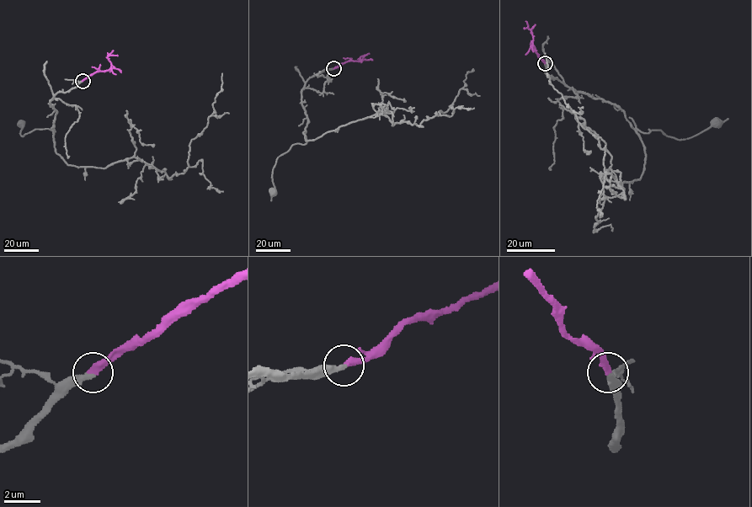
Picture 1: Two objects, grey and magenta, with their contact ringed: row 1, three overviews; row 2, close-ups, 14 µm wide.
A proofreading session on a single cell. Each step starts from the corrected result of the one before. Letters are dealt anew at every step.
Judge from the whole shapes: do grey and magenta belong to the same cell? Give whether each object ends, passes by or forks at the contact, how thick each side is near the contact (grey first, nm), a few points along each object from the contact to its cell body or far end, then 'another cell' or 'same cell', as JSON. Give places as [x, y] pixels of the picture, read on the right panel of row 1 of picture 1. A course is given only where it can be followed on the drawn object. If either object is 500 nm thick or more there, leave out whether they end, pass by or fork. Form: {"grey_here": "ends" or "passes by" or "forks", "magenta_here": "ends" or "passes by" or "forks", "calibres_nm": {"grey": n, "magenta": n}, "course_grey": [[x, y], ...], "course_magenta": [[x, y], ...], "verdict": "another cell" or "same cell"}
{"grey_here": "ends", "magenta_here": "ends", "calibres_nm": {"grey": 300, "magenta": 360}, "course_grey": [[544, 63], [552, 79], [619, 107], [630, 125], [644, 132], [659, 130], [680, 140], [715, 123]], "course_magenta": [[544, 63], [535, 51], [531, 31], [523, 28]], "verdict": "same cell"}

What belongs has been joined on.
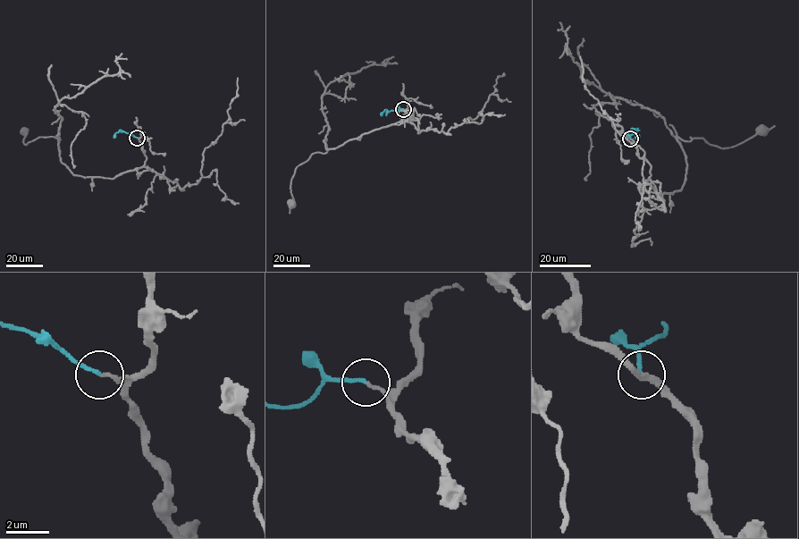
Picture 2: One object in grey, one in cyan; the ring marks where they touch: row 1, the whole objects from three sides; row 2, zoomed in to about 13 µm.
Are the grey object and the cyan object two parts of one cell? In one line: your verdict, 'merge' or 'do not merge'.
merge

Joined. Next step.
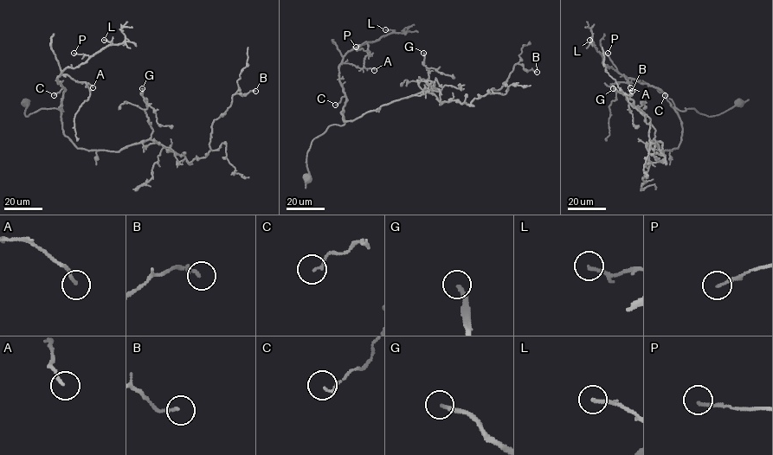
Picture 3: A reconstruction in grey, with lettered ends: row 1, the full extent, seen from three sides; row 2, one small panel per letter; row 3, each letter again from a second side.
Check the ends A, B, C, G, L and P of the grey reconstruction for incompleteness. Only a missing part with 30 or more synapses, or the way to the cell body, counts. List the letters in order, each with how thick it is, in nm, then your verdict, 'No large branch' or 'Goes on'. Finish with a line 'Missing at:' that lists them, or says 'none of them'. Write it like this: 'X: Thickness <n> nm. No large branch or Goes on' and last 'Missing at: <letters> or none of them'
A: Thickness 160 nm. No large branch
B: Thickness 170 nm. No large branch
C: Thickness 110 nm. No large branch
G: Thickness 220 nm. Goes on
L: Thickness 160 nm. No large branch
P: Thickness 150 nm. No large branch
Missing at: G

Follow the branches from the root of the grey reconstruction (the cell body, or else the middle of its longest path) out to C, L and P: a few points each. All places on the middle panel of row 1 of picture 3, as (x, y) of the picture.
C: (306, 177), (309, 174), (306, 154), (312, 141), (330, 125), (345, 123), (341, 112), (346, 97), (335, 105)
L: (306, 177), (312, 141), (345, 123), (343, 58), (393, 32), (385, 29)
P: (306, 177), (312, 141), (330, 125), (345, 123), (339, 66), (348, 51), (371, 42), (356, 47)

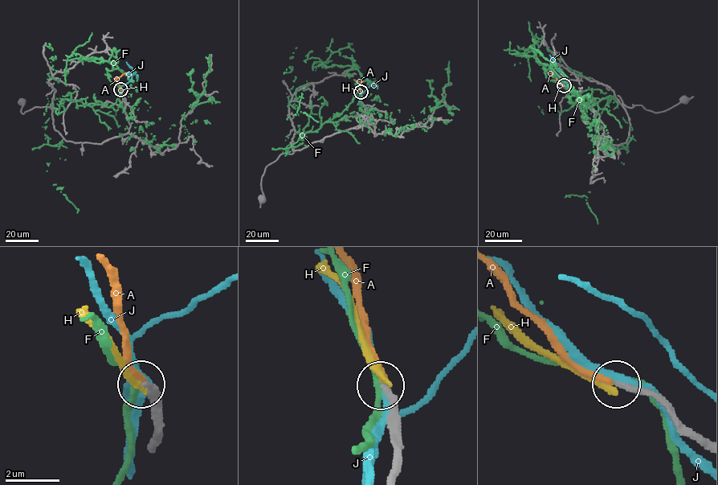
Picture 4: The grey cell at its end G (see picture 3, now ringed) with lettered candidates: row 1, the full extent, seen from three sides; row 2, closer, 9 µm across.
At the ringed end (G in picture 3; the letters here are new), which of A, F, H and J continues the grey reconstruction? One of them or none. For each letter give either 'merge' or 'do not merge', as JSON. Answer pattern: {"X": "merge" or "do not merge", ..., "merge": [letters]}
{"A": "merge", "F": "do not merge", "H": "do not merge", "J": "do not merge", "merge": ["A"]}

